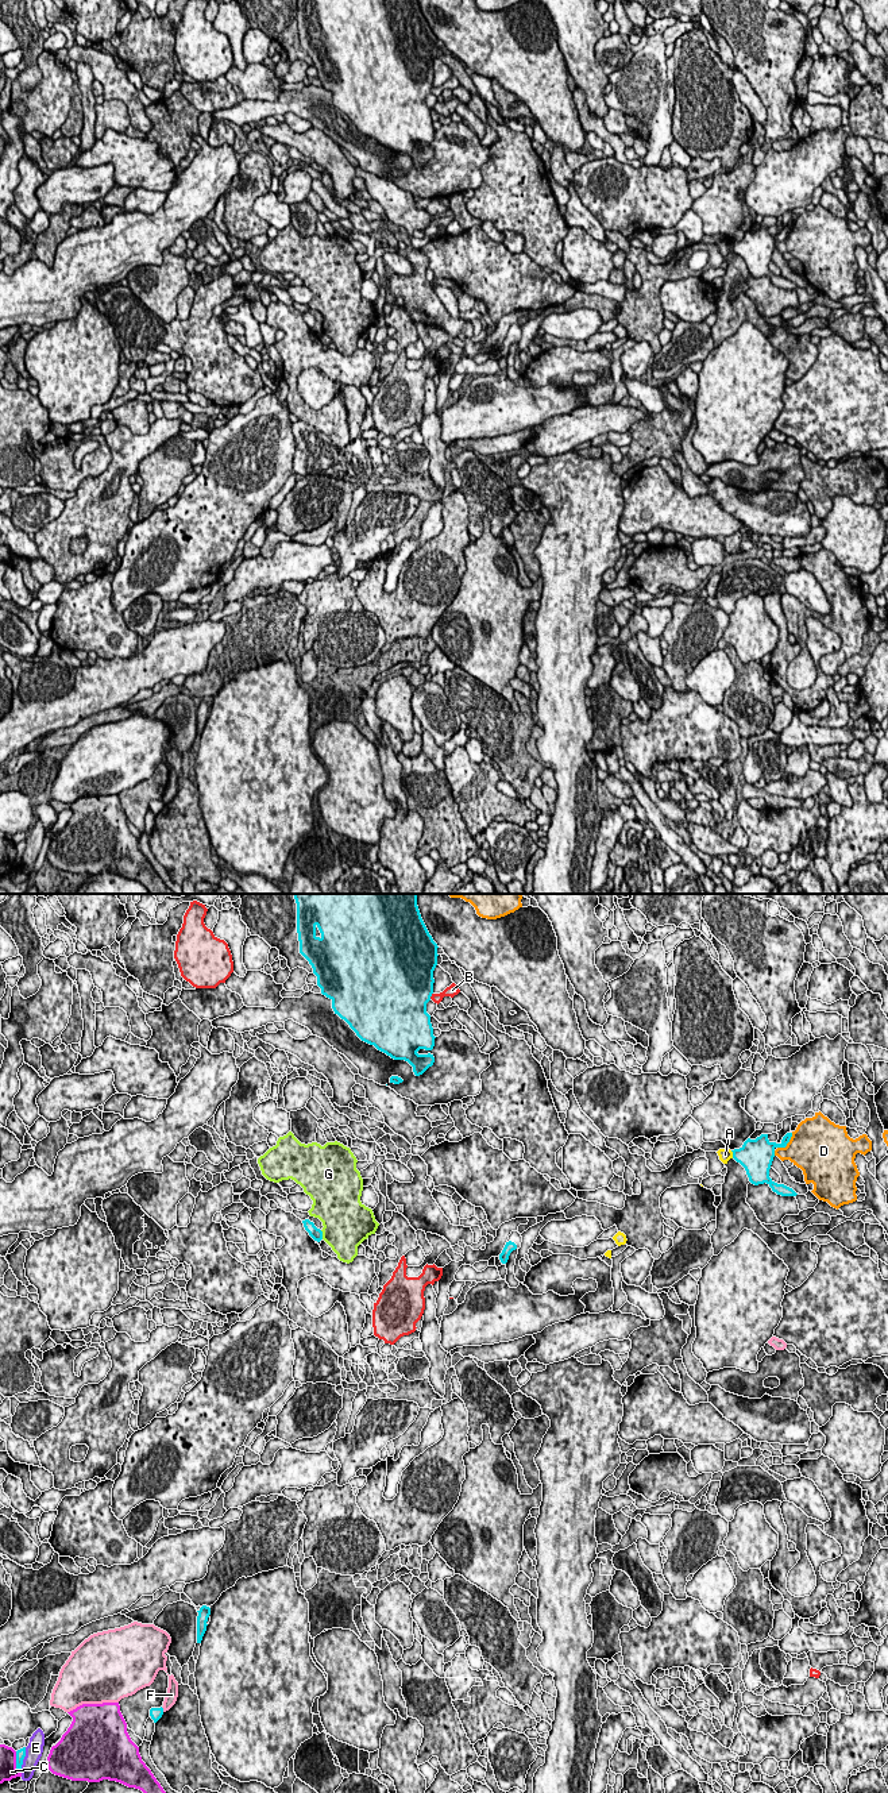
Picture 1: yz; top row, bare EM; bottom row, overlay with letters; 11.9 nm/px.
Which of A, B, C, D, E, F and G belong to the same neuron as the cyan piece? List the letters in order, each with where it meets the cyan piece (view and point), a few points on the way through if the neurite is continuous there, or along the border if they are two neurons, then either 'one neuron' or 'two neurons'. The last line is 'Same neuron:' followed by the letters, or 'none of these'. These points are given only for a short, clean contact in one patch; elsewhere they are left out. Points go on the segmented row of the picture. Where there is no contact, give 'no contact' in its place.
A: yz (733, 1155) | along yz (730, 1151), (733, 1157) | two neurons
B: yz (431, 995) | two neurons
C: yz (16, 1762) | two neurons
D: yz (787, 1142) | two neurons
E: yz (23, 1758) | two neurons
F: yz (162, 1709) | two neurons
G: yz (321, 1234) | two neurons
Same neuron: none of these

